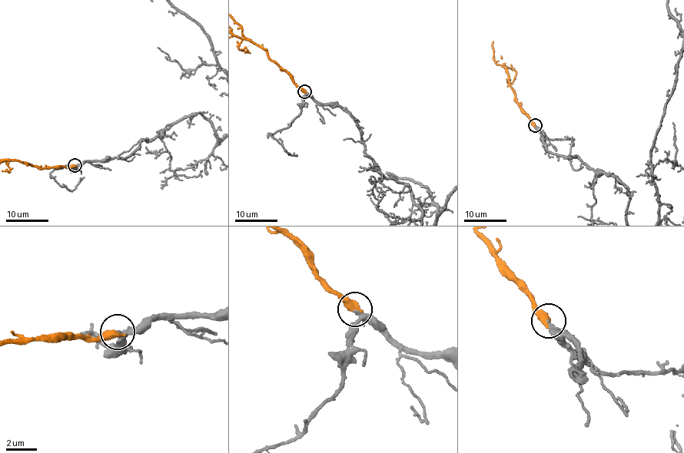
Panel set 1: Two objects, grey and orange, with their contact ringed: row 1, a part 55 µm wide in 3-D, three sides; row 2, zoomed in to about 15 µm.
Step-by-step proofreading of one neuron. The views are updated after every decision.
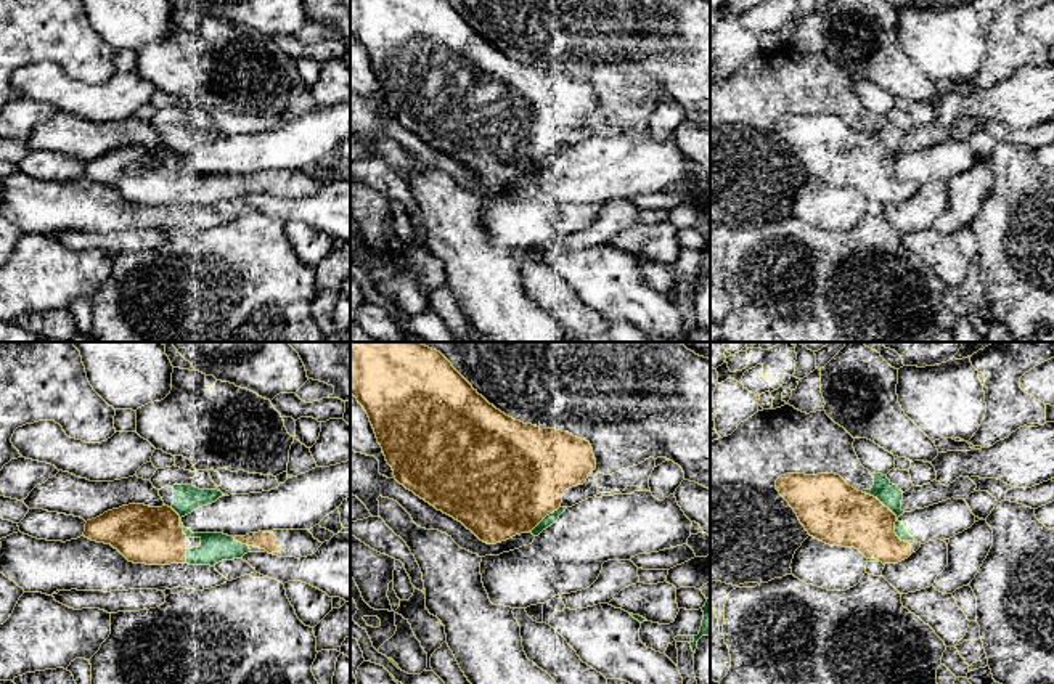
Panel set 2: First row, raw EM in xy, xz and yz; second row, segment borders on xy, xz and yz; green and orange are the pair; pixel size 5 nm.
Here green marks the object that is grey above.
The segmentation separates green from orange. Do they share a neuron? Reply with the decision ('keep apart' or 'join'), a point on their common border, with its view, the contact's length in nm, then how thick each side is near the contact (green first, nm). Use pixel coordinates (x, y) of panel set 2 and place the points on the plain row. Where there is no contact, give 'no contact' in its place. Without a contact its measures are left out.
join; contact yz (892, 151); length 340 nm; calibres 110 and 300 nm

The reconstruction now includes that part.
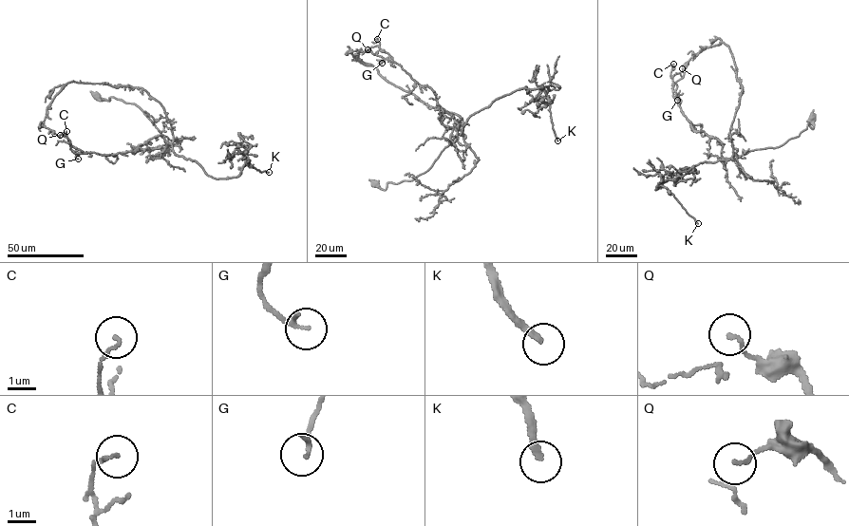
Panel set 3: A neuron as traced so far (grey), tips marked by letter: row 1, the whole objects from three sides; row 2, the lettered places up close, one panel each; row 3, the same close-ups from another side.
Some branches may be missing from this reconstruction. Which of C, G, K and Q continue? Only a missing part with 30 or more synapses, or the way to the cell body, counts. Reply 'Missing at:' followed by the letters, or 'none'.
Missing at: K

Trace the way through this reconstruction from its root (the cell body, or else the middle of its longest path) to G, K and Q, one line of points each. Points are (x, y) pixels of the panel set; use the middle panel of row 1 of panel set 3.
G: (375, 183), (385, 189), (425, 172), (458, 126), (431, 89), (397, 64), (382, 63)
K: (375, 183), (385, 189), (388, 182), (412, 180), (429, 169), (471, 116), (522, 88), (544, 89), (557, 140)
Q: (375, 183), (385, 189), (425, 172), (458, 124), (431, 89), (367, 49)

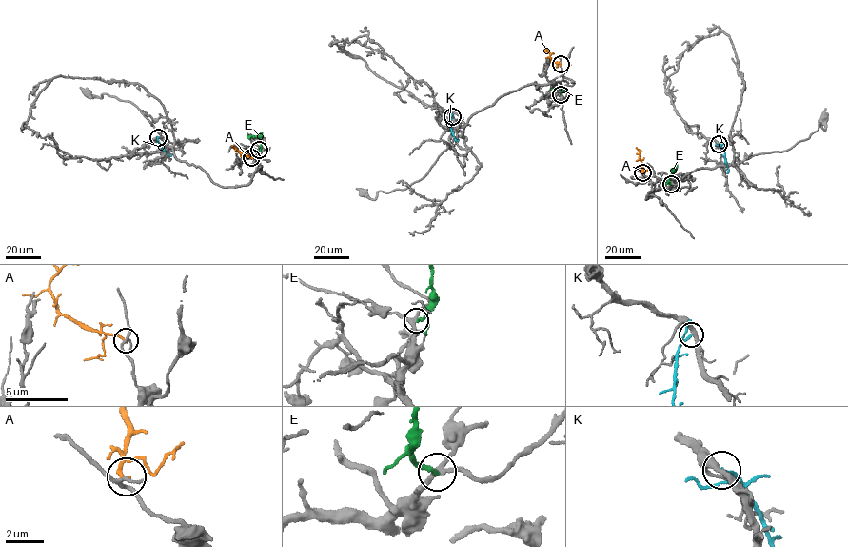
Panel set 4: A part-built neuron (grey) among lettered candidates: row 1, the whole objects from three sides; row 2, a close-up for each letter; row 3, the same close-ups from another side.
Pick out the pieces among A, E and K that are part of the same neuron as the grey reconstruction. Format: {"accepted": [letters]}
{"accepted": []}

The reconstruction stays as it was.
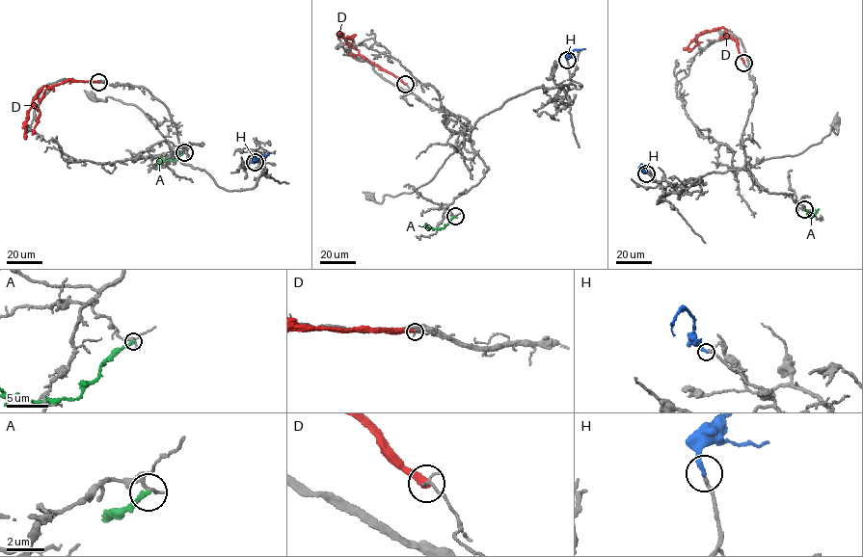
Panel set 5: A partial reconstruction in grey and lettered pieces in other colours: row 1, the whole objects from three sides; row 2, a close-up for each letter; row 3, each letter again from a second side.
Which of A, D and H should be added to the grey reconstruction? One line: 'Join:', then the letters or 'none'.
Join: H

